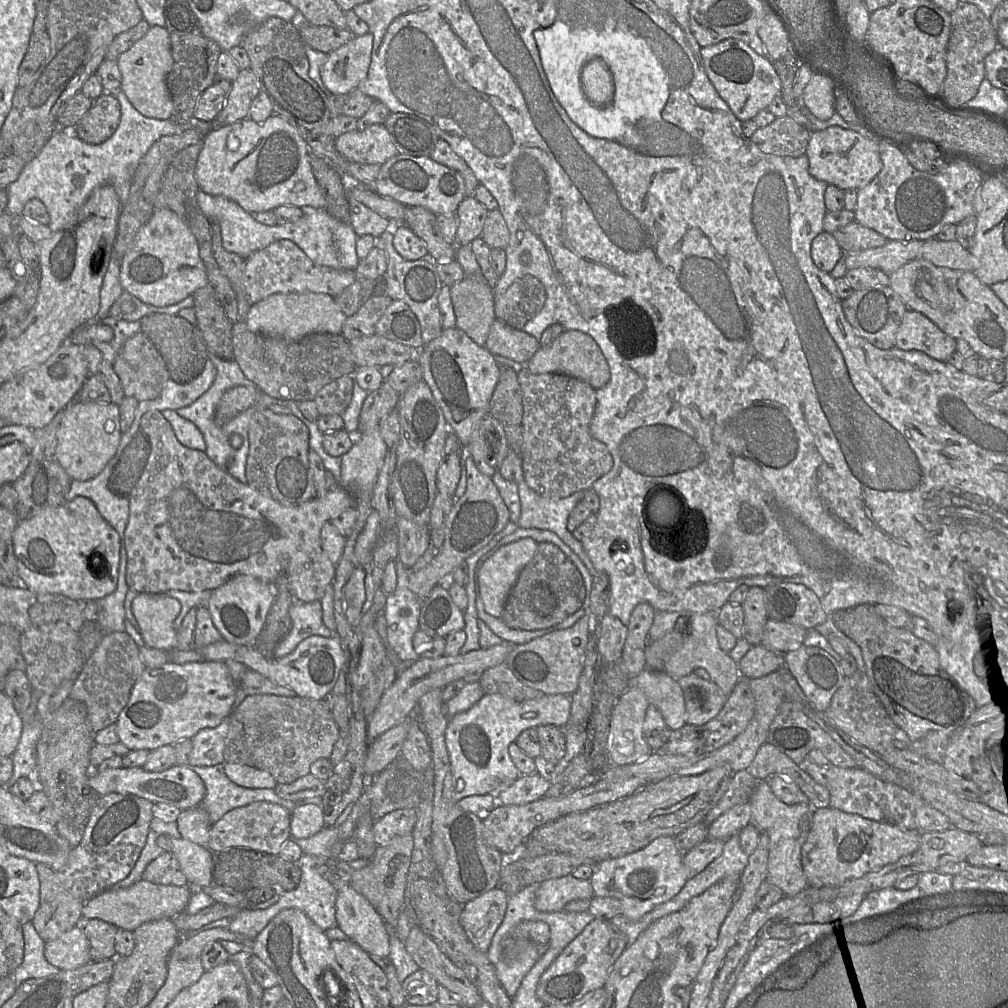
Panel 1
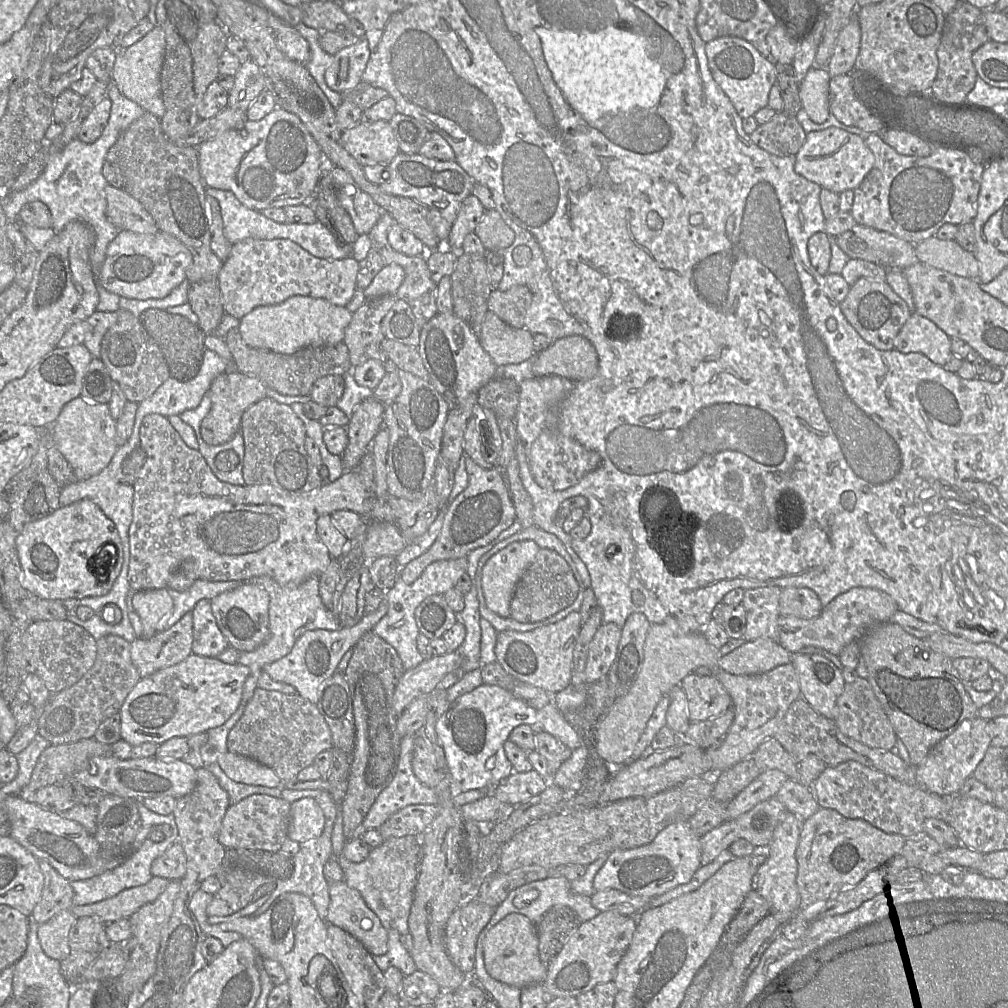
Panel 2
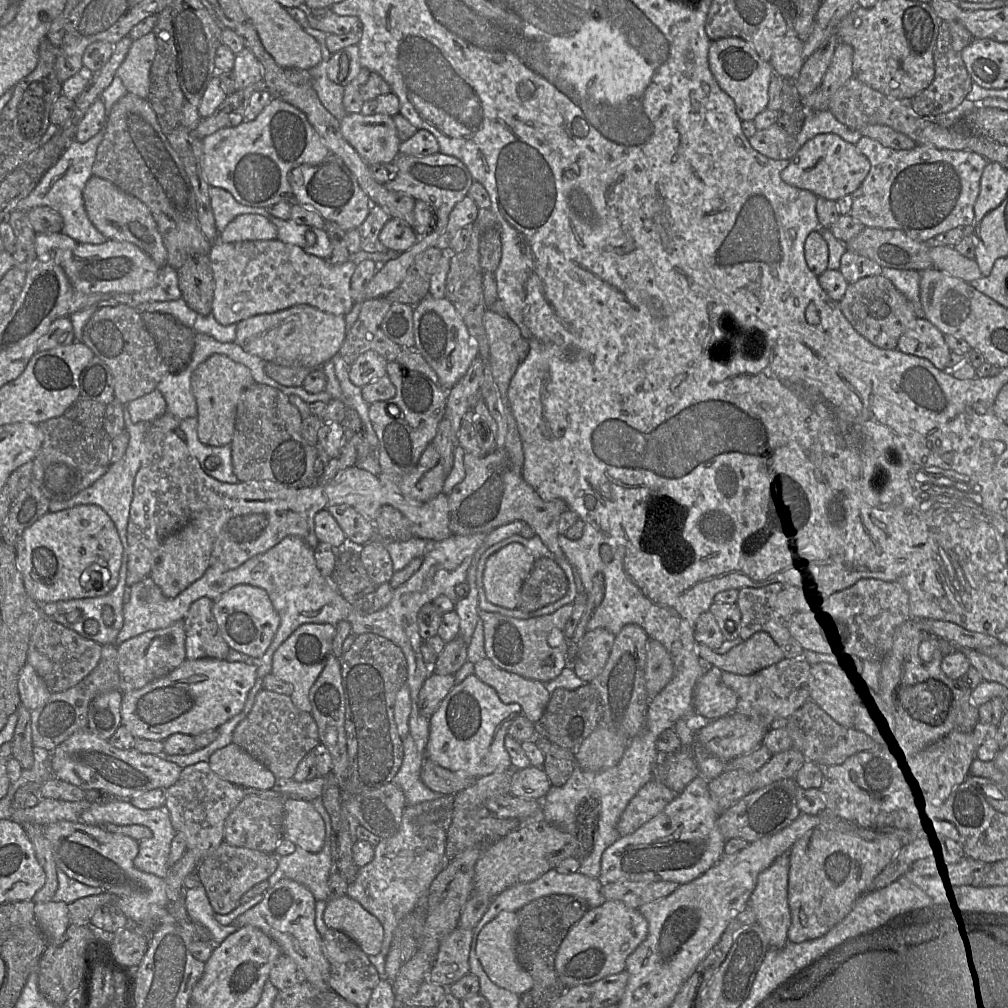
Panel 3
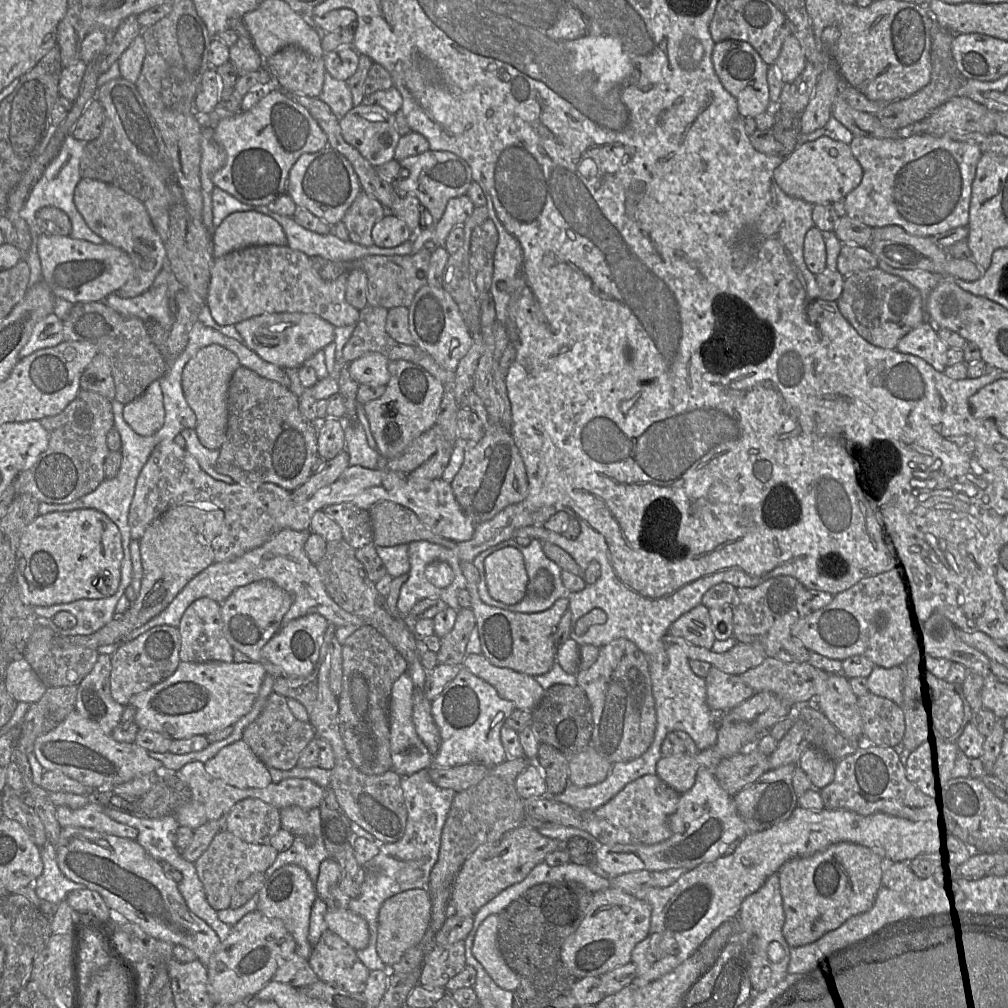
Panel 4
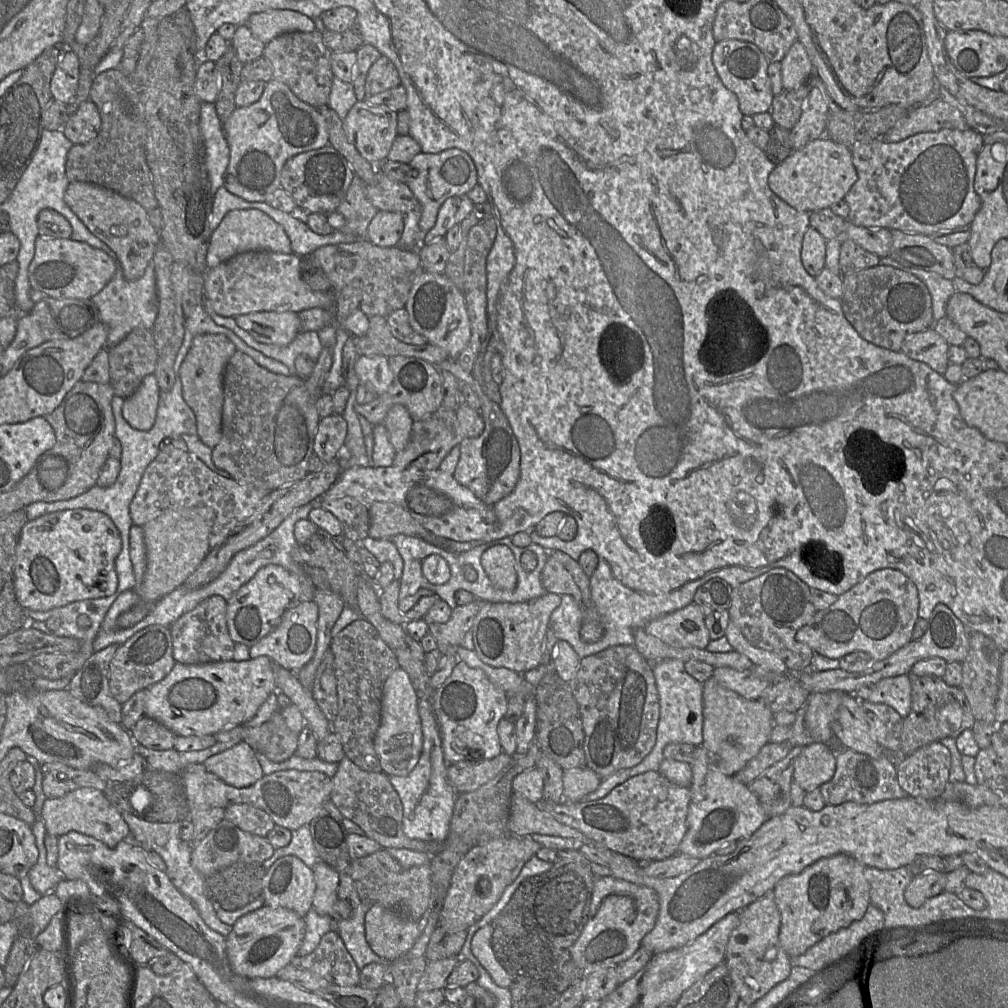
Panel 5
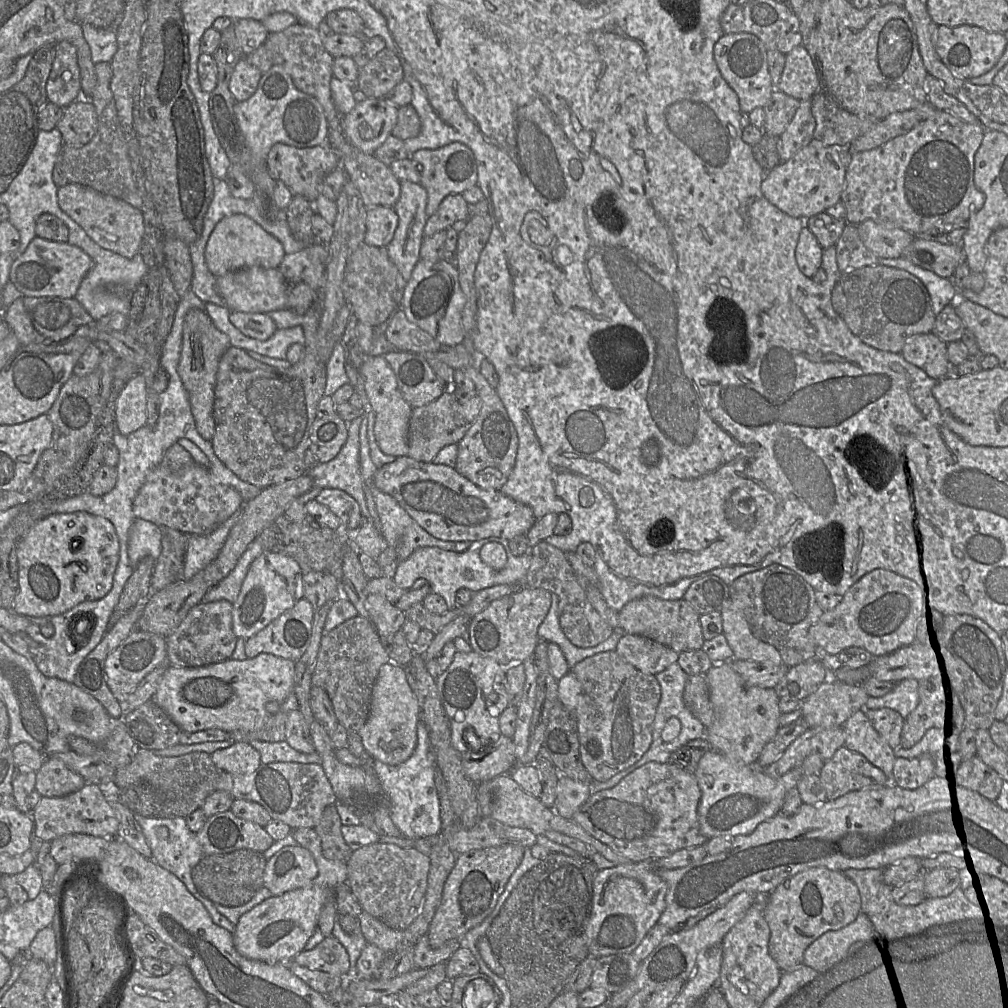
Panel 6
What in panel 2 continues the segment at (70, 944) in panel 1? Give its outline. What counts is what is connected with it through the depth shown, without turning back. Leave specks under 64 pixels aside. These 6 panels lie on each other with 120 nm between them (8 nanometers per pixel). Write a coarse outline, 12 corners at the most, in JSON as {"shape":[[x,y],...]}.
{"shape":[[63,910],[39,924],[38,939],[48,957],[69,955],[69,931],[76,919]]}

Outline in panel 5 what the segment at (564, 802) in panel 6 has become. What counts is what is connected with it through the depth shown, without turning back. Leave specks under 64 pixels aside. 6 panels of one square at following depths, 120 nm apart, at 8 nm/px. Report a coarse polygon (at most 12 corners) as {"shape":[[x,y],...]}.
{"shape":[[591,768],[563,774],[563,800],[578,802],[602,778]]}

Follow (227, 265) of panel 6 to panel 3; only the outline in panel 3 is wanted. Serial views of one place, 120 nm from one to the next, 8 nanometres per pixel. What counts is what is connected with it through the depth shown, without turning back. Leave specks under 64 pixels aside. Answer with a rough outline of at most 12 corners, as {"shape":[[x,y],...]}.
{"shape":[[257,214],[235,217],[224,243],[277,239],[276,226]]}

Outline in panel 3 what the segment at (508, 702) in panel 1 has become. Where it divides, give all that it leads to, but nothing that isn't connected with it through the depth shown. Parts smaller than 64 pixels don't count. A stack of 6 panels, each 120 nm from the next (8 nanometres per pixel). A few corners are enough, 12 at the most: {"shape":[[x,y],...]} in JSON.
{"shape":[[471,674],[429,718],[425,758],[475,778],[508,770],[523,711]]}

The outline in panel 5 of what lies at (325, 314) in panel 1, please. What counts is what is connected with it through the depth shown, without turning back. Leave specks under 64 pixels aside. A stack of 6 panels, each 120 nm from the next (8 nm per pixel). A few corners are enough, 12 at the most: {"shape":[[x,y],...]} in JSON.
{"shape":[[298,313],[236,316],[264,344],[287,345],[301,331]]}

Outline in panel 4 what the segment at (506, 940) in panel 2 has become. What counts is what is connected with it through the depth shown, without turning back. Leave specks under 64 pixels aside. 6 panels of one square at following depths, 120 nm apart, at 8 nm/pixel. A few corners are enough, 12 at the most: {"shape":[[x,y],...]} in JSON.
{"shape":[[498,916],[477,930],[472,953],[502,989],[520,980],[497,948]]}

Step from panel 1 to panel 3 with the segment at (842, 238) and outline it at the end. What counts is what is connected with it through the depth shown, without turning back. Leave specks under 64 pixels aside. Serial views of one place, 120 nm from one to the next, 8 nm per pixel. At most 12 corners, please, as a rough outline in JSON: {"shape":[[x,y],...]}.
{"shape":[[866,227],[845,244],[881,267],[933,267],[930,243]]}

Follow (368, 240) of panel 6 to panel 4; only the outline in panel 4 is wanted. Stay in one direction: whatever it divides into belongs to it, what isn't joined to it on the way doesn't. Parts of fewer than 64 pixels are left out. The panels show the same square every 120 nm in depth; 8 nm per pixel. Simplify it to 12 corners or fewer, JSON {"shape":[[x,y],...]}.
{"shape":[[387,212],[372,228],[374,244],[393,248],[412,231]]}

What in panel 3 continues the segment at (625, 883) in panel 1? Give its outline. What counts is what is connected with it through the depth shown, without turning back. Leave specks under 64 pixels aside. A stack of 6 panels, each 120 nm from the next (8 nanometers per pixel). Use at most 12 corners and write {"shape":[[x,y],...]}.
{"shape":[[698,775],[659,814],[620,836],[599,880],[684,884],[726,841]]}

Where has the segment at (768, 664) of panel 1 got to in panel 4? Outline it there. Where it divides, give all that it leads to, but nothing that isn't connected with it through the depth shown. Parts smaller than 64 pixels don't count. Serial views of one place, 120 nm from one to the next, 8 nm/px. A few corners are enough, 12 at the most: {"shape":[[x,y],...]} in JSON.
{"shape":[[667,634],[690,660],[710,663],[741,675],[760,665],[766,654],[759,643],[738,642],[722,653]]}

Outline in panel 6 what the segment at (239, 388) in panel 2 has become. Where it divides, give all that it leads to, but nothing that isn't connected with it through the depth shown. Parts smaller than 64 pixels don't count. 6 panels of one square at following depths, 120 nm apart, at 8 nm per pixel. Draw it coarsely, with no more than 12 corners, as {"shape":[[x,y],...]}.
{"shape":[[205,310],[184,319],[178,373],[196,429],[215,434],[219,362],[229,337]]}

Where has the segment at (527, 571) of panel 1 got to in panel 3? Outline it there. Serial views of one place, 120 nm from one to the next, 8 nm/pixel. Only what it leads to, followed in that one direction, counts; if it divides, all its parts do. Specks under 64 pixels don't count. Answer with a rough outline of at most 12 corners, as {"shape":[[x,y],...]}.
{"shape":[[535,559],[517,609],[532,612],[567,593],[565,572]]}

